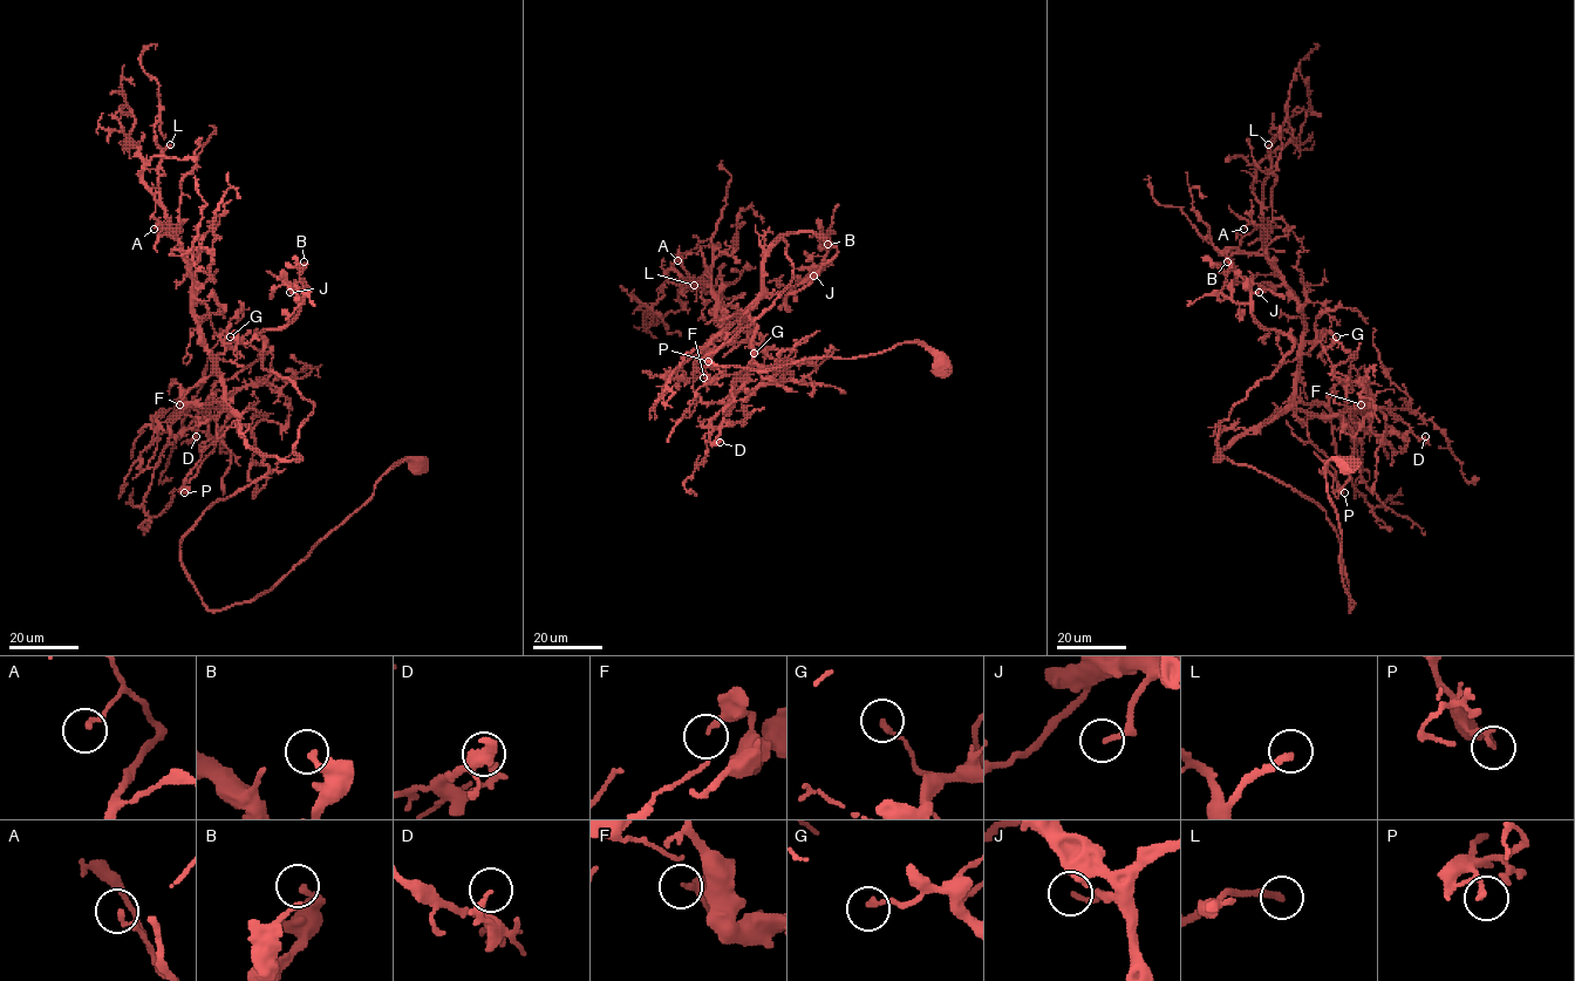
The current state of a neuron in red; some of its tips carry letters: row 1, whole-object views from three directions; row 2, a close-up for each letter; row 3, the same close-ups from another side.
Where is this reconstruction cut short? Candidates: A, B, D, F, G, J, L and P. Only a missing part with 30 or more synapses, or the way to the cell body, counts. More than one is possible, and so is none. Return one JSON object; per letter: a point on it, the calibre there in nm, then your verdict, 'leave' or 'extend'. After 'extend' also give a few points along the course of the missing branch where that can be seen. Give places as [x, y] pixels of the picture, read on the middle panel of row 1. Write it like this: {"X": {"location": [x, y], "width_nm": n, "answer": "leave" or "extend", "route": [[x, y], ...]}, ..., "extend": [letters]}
{"A": {"location": [677, 260], "width_nm": 180, "answer": "leave"}, "B": {"location": [827, 244], "width_nm": 240, "answer": "leave"}, "D": {"location": [720, 442], "width_nm": 140, "answer": "leave"}, "F": {"location": [703, 377], "width_nm": 190, "answer": "leave"}, "G": {"location": [754, 353], "width_nm": 160, "answer": "leave"}, "J": {"location": [813, 276], "width_nm": 180, "answer": "leave"}, "L": {"location": [694, 285], "width_nm": 240, "answer": "extend", "route": [[694, 285], [708, 304], [723, 302]]}, "P": {"location": [708, 361], "width_nm": 130, "answer": "leave"}, "extend": ["L"]}

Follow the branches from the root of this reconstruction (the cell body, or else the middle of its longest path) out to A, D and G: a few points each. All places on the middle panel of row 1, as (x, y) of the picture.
A: (943, 365), (900, 342), (715, 365), (789, 285), (786, 242), (727, 320), (677, 260)
D: (943, 365), (916, 342), (766, 370), (707, 361), (789, 285), (781, 237), (765, 256), (751, 365), (720, 442)
G: (943, 365), (916, 342), (766, 370), (707, 361), (789, 285), (781, 237), (741, 317), (754, 353)

